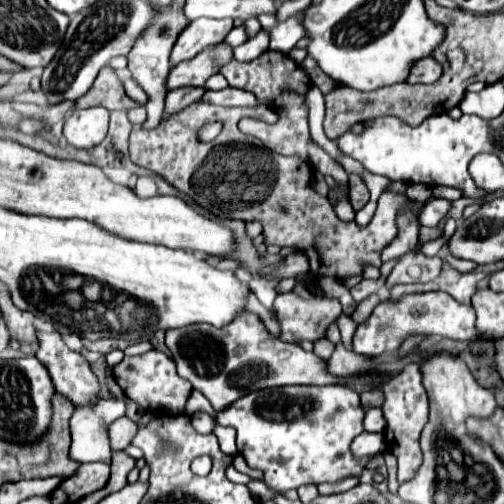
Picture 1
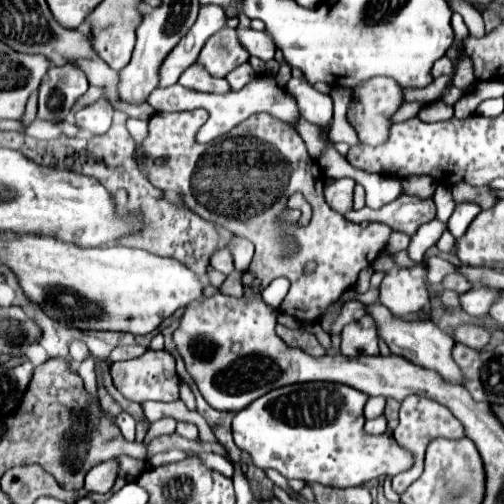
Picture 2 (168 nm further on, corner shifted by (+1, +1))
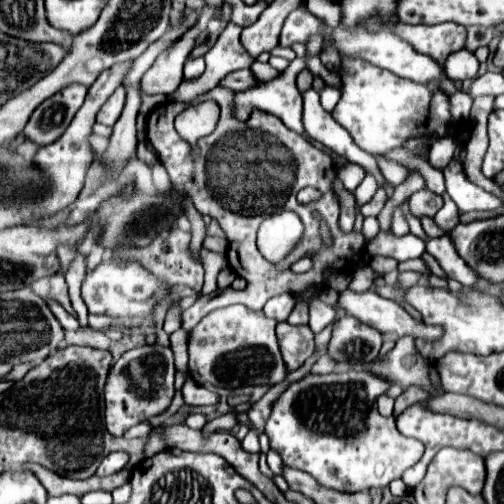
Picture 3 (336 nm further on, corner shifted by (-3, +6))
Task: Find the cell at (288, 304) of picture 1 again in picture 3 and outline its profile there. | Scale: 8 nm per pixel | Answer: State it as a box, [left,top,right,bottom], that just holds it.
[148,86,364,332]

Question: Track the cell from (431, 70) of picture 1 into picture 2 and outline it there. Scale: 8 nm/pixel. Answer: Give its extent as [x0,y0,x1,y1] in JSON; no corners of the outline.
[432,57,452,77]

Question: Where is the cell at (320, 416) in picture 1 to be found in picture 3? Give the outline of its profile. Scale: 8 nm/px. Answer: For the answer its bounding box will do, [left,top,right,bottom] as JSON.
[266,370,424,494]

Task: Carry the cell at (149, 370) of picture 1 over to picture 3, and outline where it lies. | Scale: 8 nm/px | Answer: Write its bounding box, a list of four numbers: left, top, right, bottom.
[106,344,174,436]

